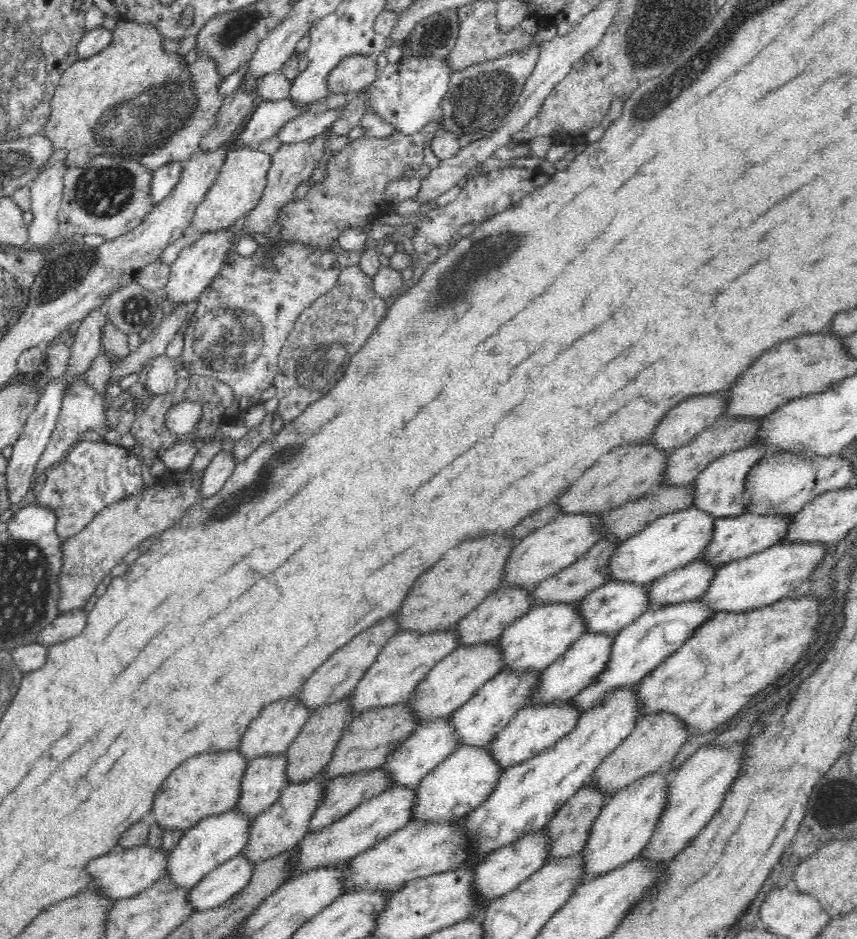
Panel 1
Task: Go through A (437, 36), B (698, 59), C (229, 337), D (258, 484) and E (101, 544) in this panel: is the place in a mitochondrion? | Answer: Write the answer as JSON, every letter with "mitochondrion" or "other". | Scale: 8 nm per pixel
{"A":"mitochondrion","B":"mitochondrion","C":"mitochondrion","D":"mitochondrion","E":"other"}

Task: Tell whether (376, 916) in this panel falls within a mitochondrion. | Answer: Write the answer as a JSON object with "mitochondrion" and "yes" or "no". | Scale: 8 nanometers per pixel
{"mitochondrion":"no"}

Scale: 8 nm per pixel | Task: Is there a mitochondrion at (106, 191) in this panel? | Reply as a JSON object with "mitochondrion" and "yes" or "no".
{"mitochondrion":"yes"}

